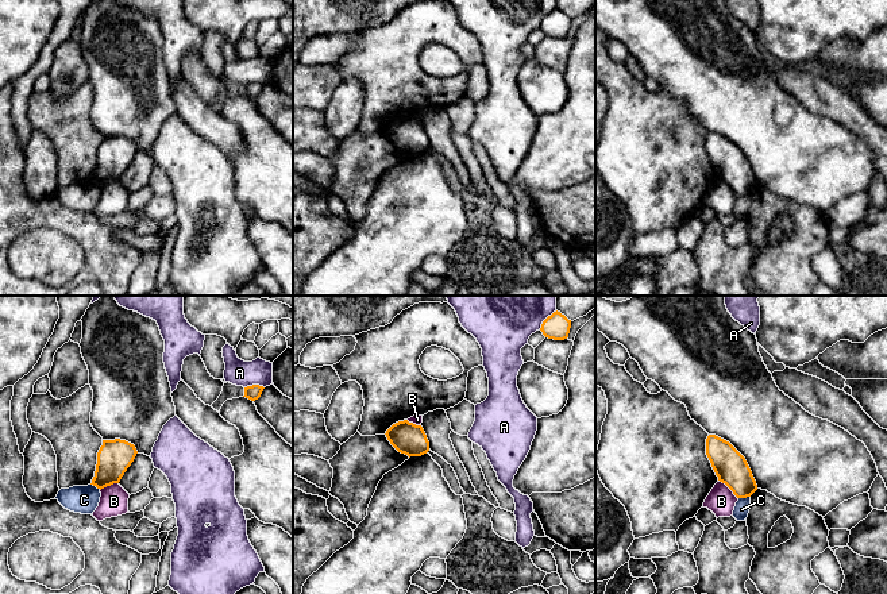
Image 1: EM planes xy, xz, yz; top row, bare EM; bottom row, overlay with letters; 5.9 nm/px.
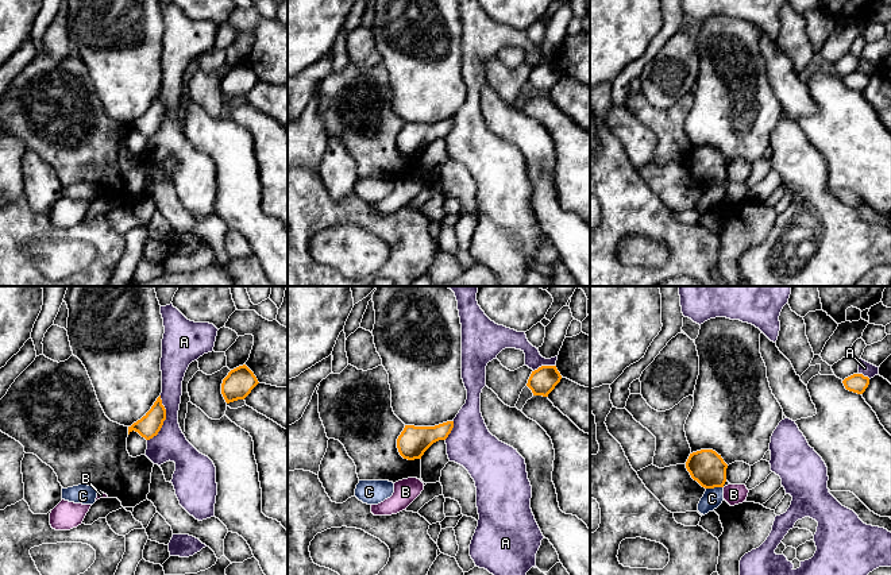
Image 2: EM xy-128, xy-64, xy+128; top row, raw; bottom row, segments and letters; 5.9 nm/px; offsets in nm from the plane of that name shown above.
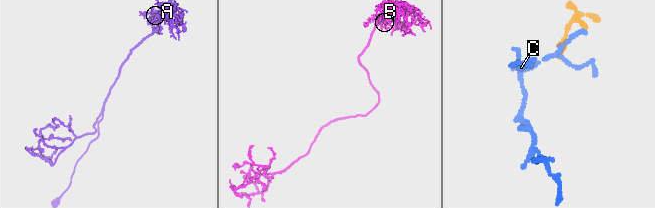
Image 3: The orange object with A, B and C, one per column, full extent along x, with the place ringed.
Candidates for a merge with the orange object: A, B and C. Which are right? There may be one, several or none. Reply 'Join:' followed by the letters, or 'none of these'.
Join: none of these

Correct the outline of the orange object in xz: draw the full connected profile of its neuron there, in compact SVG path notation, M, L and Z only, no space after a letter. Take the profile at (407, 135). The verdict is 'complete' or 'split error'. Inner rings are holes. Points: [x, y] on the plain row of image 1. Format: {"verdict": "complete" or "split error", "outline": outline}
{"verdict": "complete", "outline": "M408 117L393 122L385 132L398 150L409 155L421 154L429 148L429 139L423 124Z"}

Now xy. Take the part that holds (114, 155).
{"verdict": "complete", "outline": "M103 138L103 143L97 150L96 169L90 182L101 188L119 181L136 151L135 143L126 138Z"}

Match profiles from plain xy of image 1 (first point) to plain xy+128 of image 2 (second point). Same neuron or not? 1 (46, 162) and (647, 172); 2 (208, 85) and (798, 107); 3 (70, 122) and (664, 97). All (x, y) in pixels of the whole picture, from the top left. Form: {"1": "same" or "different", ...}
{"1": "different", "2": "different", "3": "different"}

